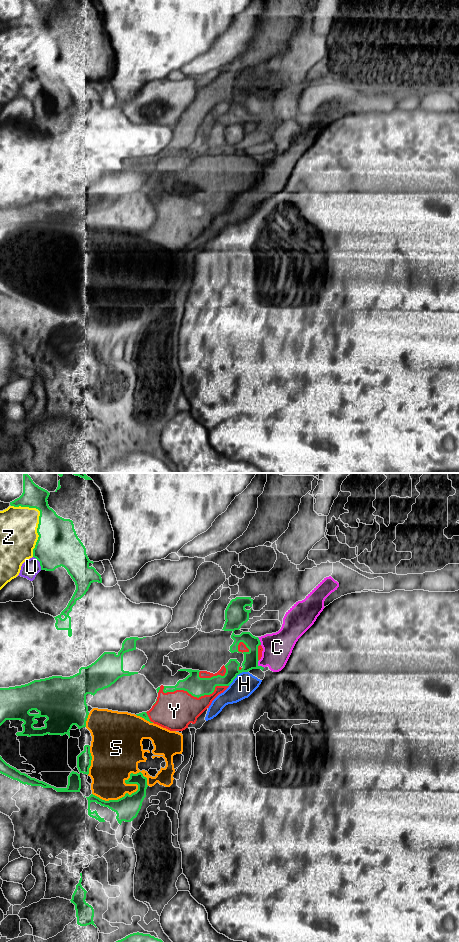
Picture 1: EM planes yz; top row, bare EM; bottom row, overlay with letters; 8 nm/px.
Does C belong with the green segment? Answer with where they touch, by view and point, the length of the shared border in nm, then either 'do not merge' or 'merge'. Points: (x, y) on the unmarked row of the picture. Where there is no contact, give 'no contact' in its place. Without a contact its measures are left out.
meets green in yz at (259, 186); contact 80 nm long; do not merge

